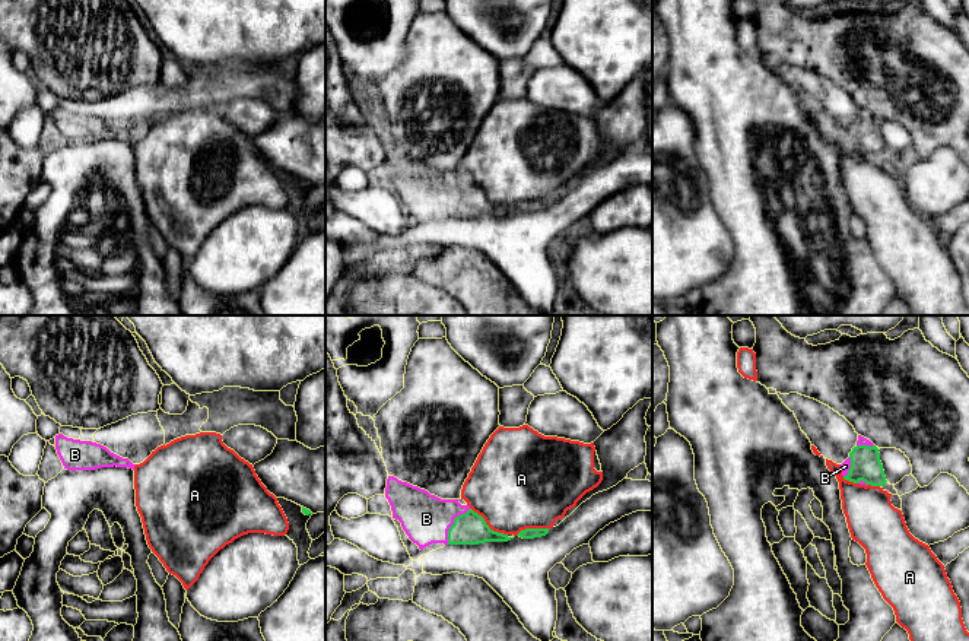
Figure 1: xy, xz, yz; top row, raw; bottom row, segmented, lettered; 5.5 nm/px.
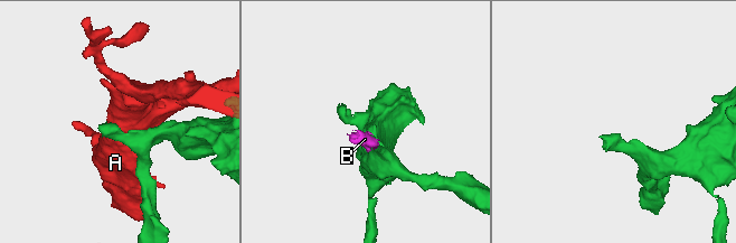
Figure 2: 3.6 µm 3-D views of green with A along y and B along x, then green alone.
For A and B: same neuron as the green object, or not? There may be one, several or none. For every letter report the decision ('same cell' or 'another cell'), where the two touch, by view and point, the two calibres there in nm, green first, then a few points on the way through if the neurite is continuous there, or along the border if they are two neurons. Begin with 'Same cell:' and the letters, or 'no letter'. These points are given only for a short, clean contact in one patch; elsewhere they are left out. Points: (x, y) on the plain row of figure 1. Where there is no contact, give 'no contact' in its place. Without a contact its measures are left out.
Same cell: B
A: another cell; meets green in xz at (486, 197); 180 nm thick on the green side, 460 nm on the other
B: same cell; meets green in xz at (454, 196); 180 nm thick on the green side, 280 nm on the other; runs through xz (469, 202), (454, 196), (426, 192)

